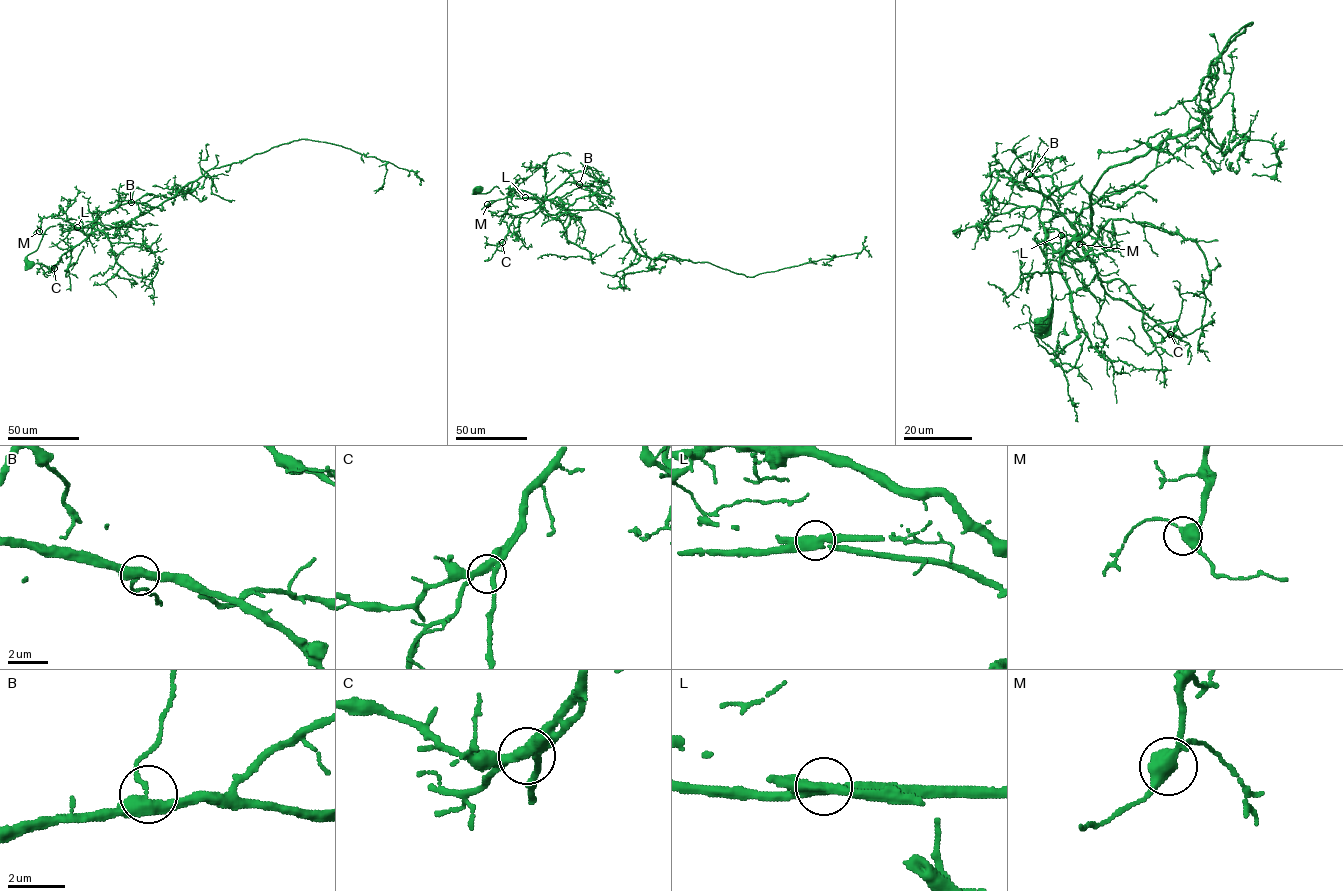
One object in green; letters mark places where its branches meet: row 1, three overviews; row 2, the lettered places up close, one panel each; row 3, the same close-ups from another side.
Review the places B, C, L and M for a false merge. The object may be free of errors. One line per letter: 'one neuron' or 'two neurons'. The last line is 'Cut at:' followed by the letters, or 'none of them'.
B: one neuron
C: one neuron
L: two neurons
M: one neuron
Cut at: L

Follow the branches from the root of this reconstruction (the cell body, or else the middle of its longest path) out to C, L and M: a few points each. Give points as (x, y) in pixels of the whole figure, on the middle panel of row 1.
C: (478, 189), (474, 193), (486, 193), (497, 186), (503, 194), (541, 203), (514, 217), (502, 242)
L: (478, 189), (474, 193), (486, 193), (497, 186), (503, 194), (525, 197)
M: (478, 189), (474, 193), (486, 193), (497, 186), (503, 194), (543, 201), (534, 194), (517, 190), (487, 204)

